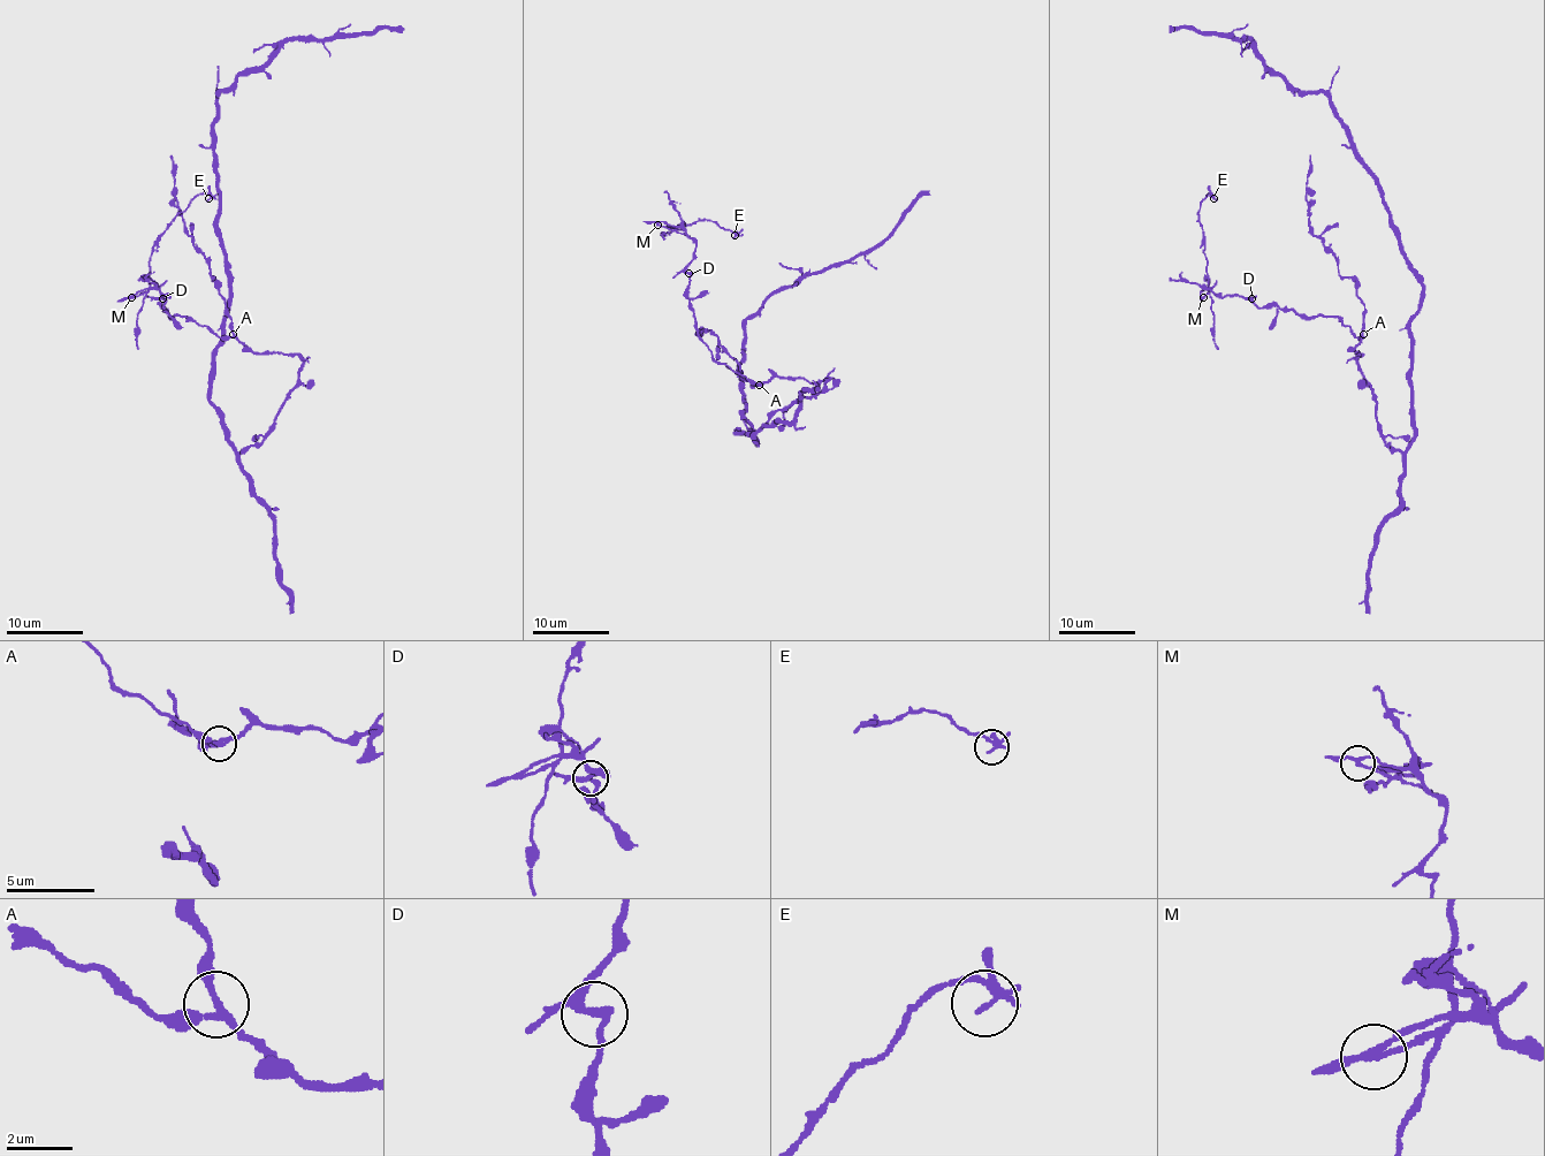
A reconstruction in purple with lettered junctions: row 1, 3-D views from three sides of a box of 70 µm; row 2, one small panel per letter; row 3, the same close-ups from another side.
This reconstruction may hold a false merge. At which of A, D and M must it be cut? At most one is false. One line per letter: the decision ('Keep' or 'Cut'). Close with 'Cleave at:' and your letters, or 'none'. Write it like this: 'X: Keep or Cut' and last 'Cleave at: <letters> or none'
A: Keep
D: Keep
M: Cut
Cleave at: M

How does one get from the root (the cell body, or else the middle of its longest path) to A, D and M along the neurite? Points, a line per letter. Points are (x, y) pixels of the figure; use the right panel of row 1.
A: (1413, 403), (1413, 441), (1395, 451), (1378, 428), (1375, 394), (1357, 363), (1361, 356), (1355, 345), (1363, 334)
D: (1413, 403), (1413, 441), (1395, 451), (1357, 363), (1363, 339), (1337, 317), (1252, 298)
M: (1413, 403), (1413, 441), (1395, 451), (1357, 363), (1363, 339), (1337, 317), (1212, 288), (1202, 298)

